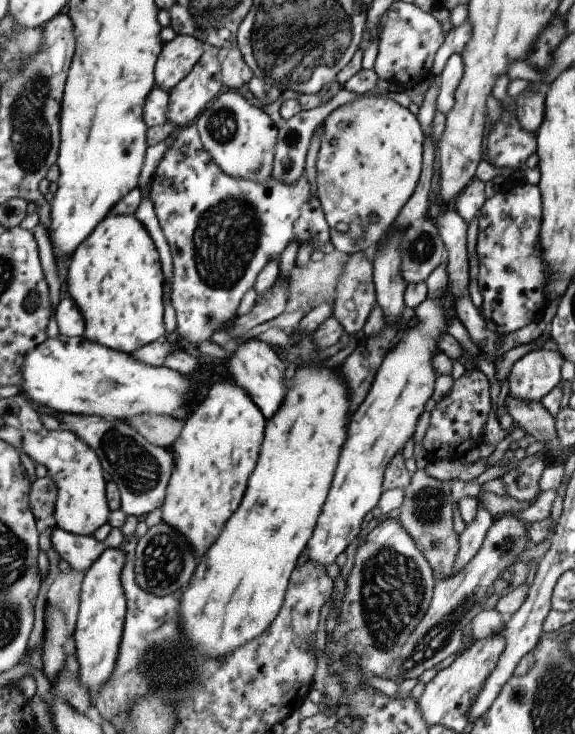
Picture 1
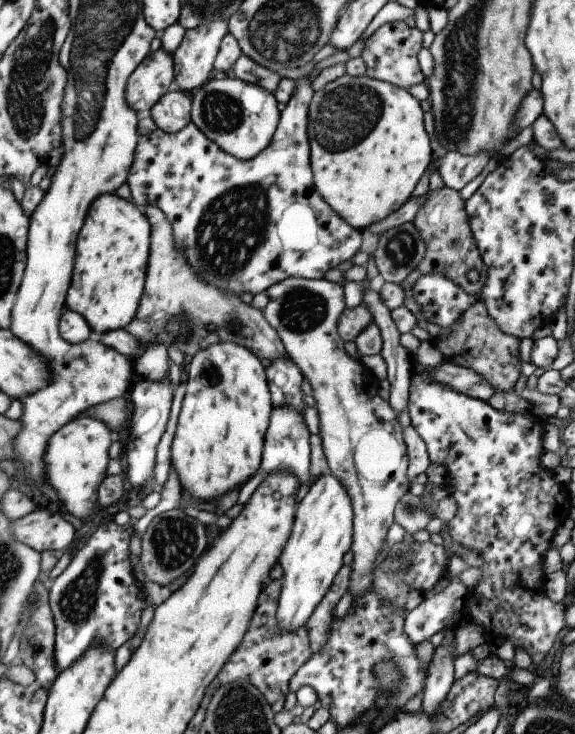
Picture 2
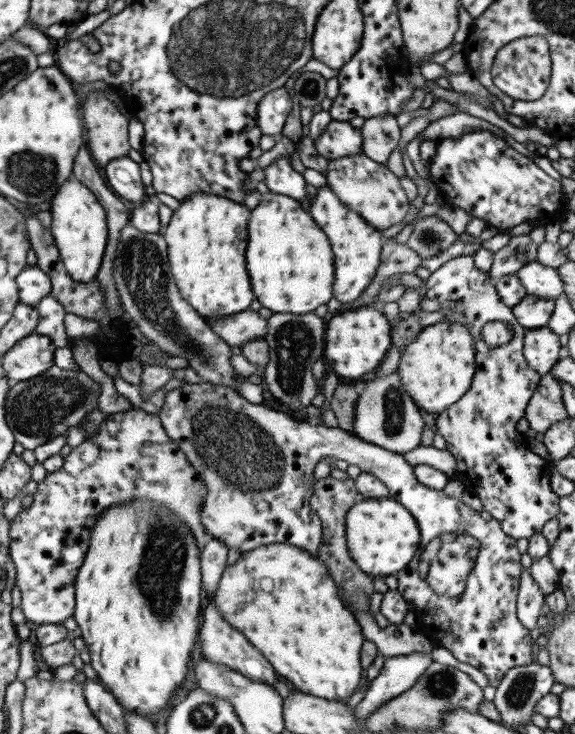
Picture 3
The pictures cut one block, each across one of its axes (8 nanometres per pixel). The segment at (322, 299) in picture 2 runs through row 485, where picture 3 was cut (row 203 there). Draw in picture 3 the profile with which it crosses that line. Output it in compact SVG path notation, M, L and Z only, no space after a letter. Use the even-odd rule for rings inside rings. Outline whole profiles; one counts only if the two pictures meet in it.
M362 152L328 161L324 177L326 186L331 188L341 204L380 232L399 223L407 212L409 202L417 196L416 186L411 179L406 176L398 178L389 171L386 163L377 163Z

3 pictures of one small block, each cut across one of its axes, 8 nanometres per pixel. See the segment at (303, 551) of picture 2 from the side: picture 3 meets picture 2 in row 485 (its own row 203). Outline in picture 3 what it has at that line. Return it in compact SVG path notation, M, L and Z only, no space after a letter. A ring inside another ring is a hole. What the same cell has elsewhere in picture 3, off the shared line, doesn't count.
M326 185L312 189L308 213L331 244L331 252L333 252L333 260L335 260L335 278L333 278L333 288L331 288L333 298L337 298L339 302L347 302L348 307L369 286L371 278L378 270L383 241L381 232L369 226L345 204L341 204L337 196L331 192L331 188Z

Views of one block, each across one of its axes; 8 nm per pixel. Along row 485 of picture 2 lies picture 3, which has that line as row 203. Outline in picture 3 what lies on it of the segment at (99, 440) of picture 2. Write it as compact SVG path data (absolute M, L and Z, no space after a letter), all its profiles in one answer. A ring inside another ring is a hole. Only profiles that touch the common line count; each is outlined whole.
M69 176L50 200L48 211L51 215L49 228L53 244L58 250L65 271L75 281L81 283L93 281L101 263L103 249L107 244L105 210L85 185L75 177Z

